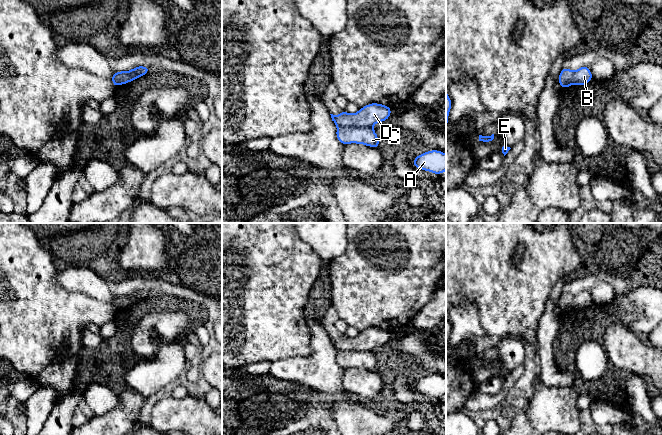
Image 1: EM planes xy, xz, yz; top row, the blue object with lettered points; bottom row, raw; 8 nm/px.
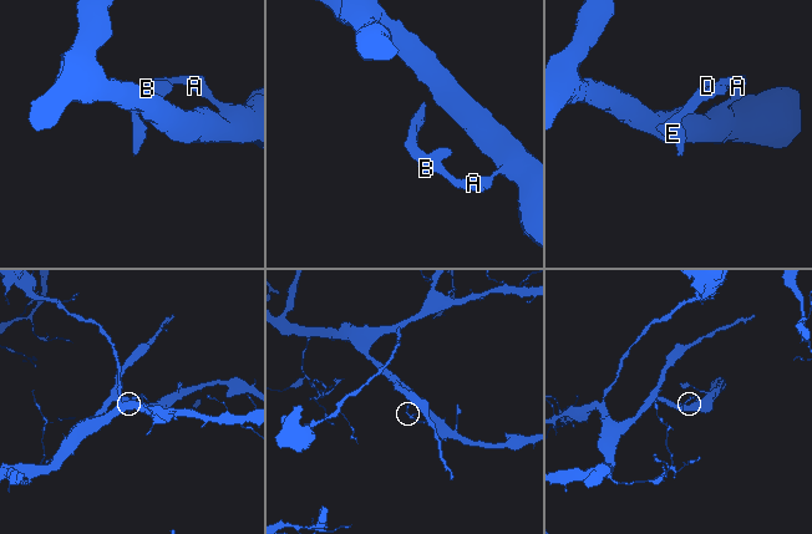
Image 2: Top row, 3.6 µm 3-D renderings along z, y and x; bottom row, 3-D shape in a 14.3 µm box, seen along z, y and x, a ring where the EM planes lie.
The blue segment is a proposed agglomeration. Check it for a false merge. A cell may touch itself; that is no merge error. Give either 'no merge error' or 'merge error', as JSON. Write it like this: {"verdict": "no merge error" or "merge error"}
{"verdict": "merge error"}

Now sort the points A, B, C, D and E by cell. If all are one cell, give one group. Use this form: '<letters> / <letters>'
A B C / D E

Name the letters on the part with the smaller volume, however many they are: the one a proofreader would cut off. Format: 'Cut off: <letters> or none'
Cut off: D, E

